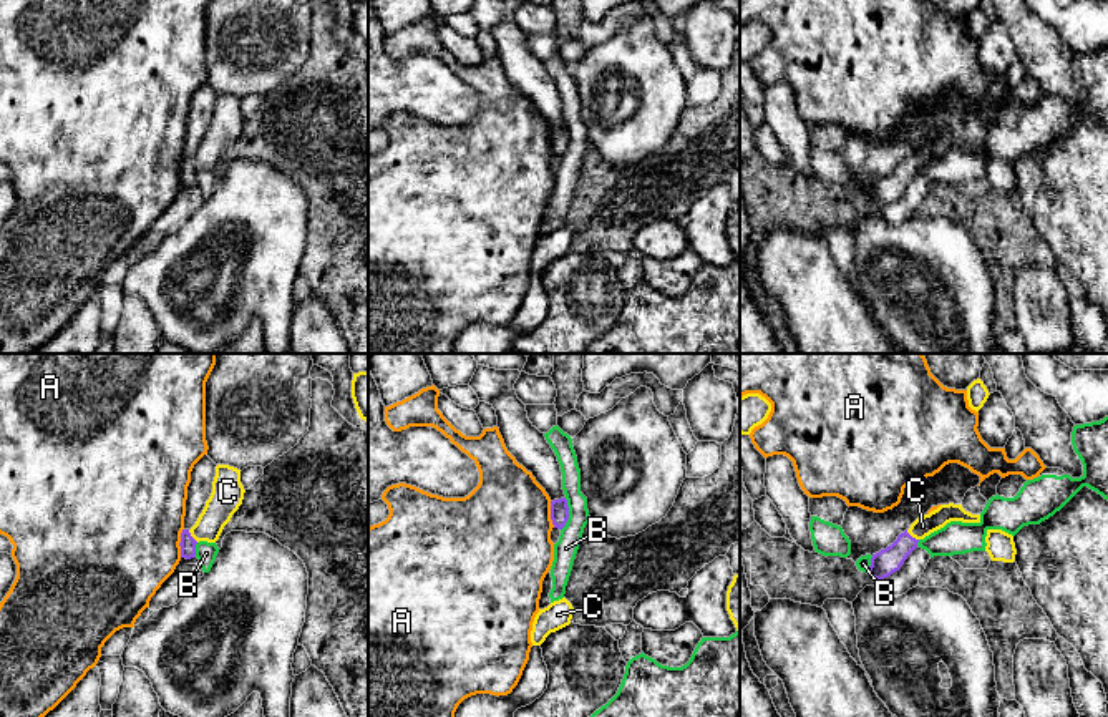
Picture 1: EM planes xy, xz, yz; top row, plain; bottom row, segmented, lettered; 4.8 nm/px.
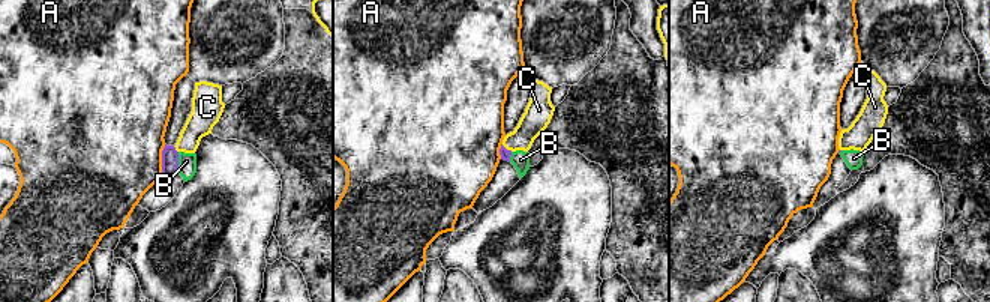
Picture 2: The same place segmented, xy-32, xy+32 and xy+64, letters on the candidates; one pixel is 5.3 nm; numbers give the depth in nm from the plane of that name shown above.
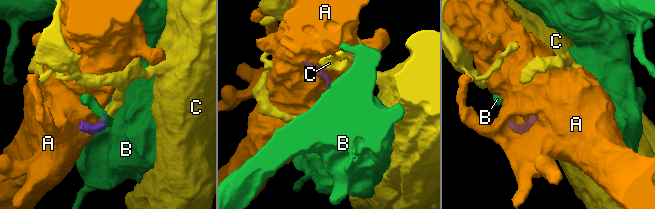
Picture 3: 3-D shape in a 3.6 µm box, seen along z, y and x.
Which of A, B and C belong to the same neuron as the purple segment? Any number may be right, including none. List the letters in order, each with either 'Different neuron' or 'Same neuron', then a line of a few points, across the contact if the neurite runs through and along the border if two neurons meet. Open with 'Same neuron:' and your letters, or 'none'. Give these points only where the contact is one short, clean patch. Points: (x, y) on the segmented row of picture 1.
Same neuron: C
A: Different neuron
B: Different neuron. Line: xz (566, 498), (568, 521), (561, 530)
C: Same neuron. Line: yz (886, 561), (911, 536), (923, 526)

